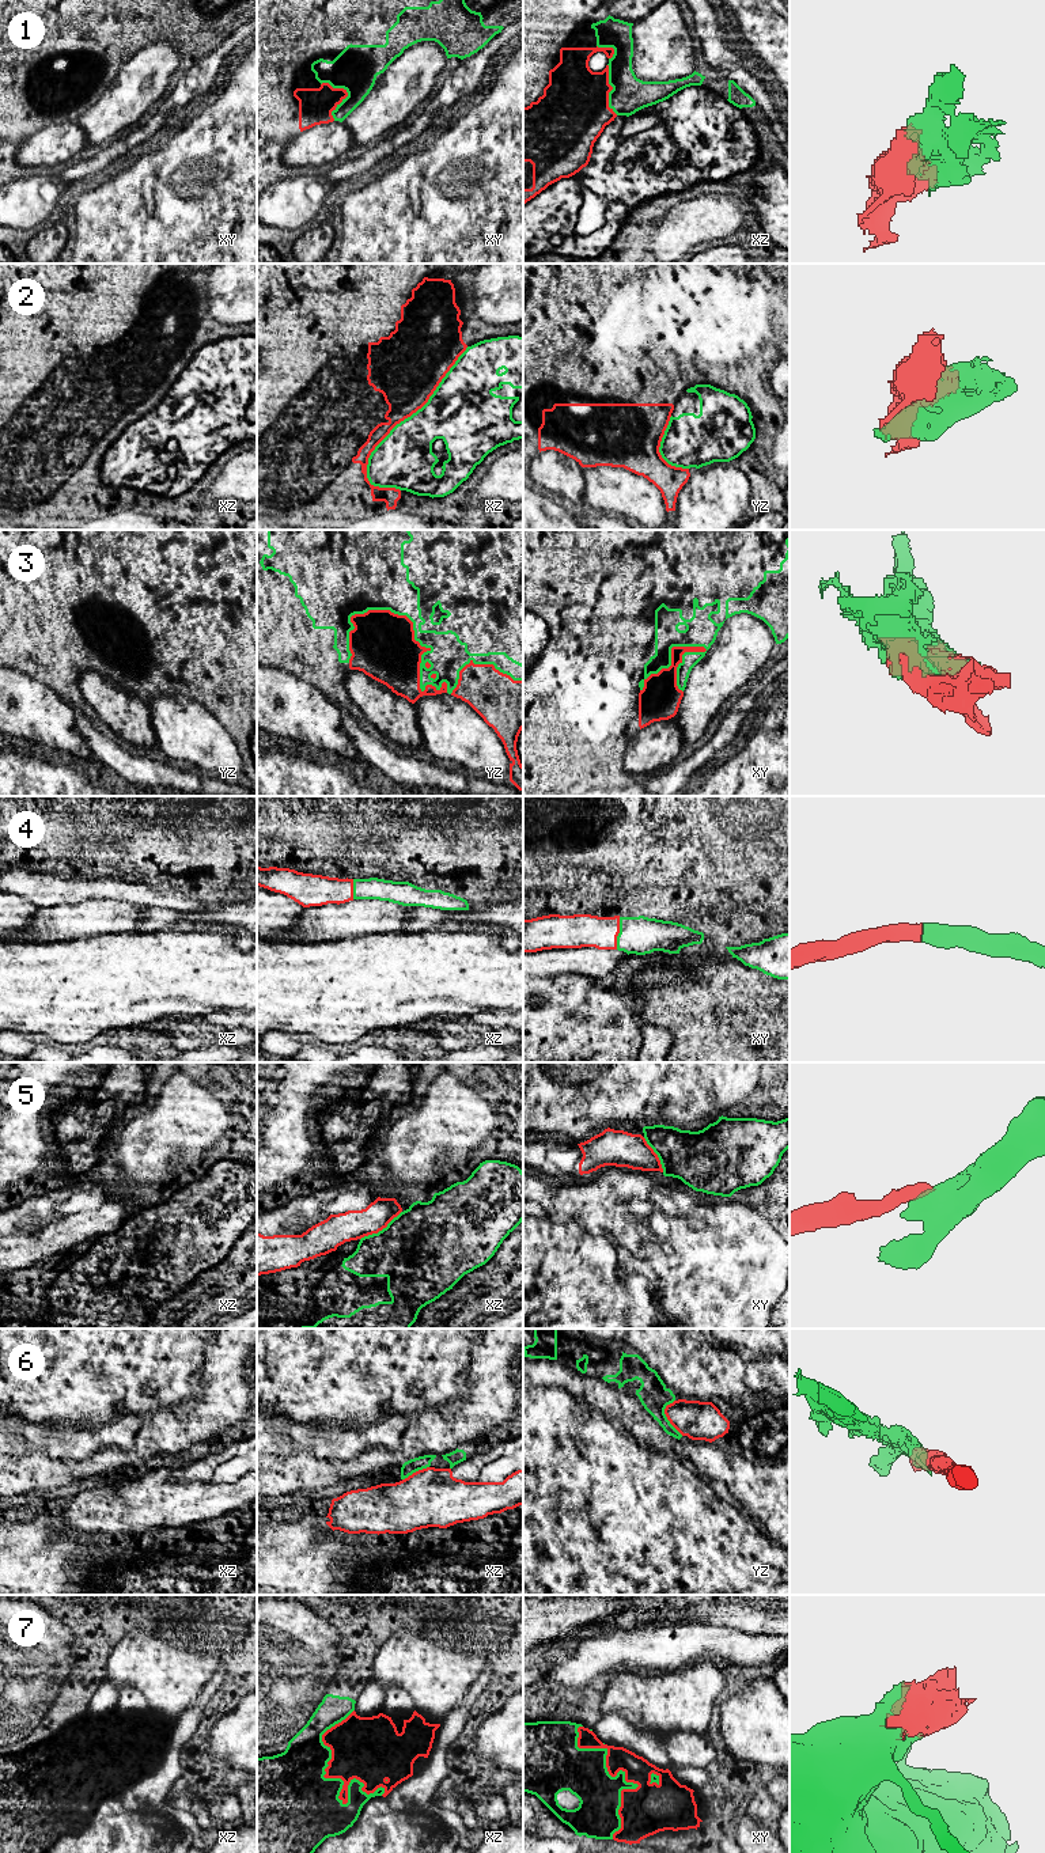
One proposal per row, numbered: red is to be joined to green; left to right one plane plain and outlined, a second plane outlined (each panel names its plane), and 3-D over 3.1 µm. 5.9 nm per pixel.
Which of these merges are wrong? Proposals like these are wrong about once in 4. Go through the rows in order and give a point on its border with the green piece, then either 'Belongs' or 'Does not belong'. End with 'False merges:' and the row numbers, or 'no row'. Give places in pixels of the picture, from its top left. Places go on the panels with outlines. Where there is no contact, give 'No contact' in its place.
1: Touches green at xy (348, 94). Belongs
2: Touches green at xz (408, 417). Does not belong
3: Touches green at yz (419, 641). Belongs
4: Touches green at xy (618, 933). Belongs
5: Touches green at xz (382, 1230). Does not belong
6: Touches green at yz (666, 1417). Does not belong
7: Touches green at xz (329, 1759). Belongs
False merges: 2, 5, 6

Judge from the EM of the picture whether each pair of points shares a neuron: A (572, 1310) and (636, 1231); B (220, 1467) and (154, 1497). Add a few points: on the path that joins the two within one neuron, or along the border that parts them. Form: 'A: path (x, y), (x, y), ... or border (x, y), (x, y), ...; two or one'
A: path (572, 1281), (572, 1257), (602, 1227), (608, 1227); one
B: path (204, 1478), (197, 1478), (178, 1497), (170, 1497); one

